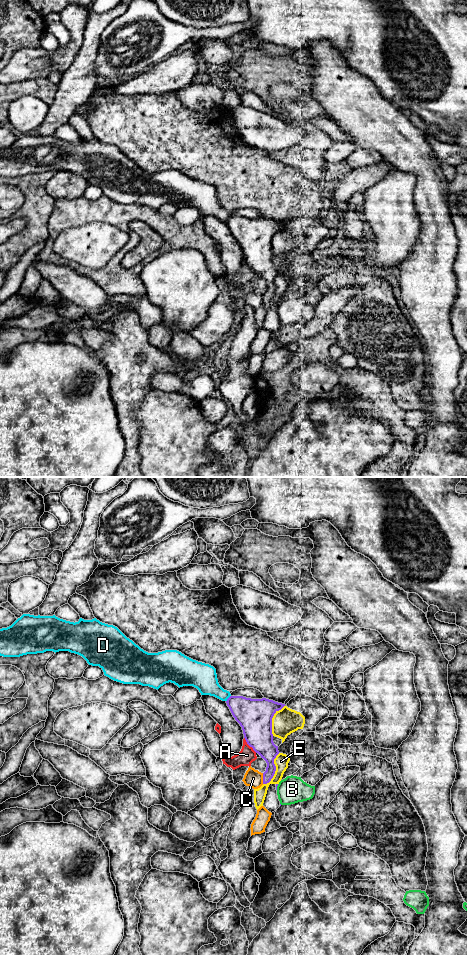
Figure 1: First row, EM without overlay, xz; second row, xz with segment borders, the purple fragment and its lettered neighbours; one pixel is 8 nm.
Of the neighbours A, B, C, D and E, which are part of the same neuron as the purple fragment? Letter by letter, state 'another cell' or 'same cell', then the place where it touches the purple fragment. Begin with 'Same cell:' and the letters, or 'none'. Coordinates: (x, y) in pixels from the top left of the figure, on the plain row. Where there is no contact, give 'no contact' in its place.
Same cell: none
A: another cell; meets purple in xz at (249, 265)
B: another cell; meets purple in xz at (276, 307)
C: another cell; meets purple in xz at (263, 298)
D: another cell; meets purple in xz at (228, 218)
E: another cell; meets purple in xz at (275, 290)

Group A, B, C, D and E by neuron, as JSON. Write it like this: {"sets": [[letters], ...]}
{"sets": [["A"], ["B"], ["C"], ["D"], ["E"]]}

